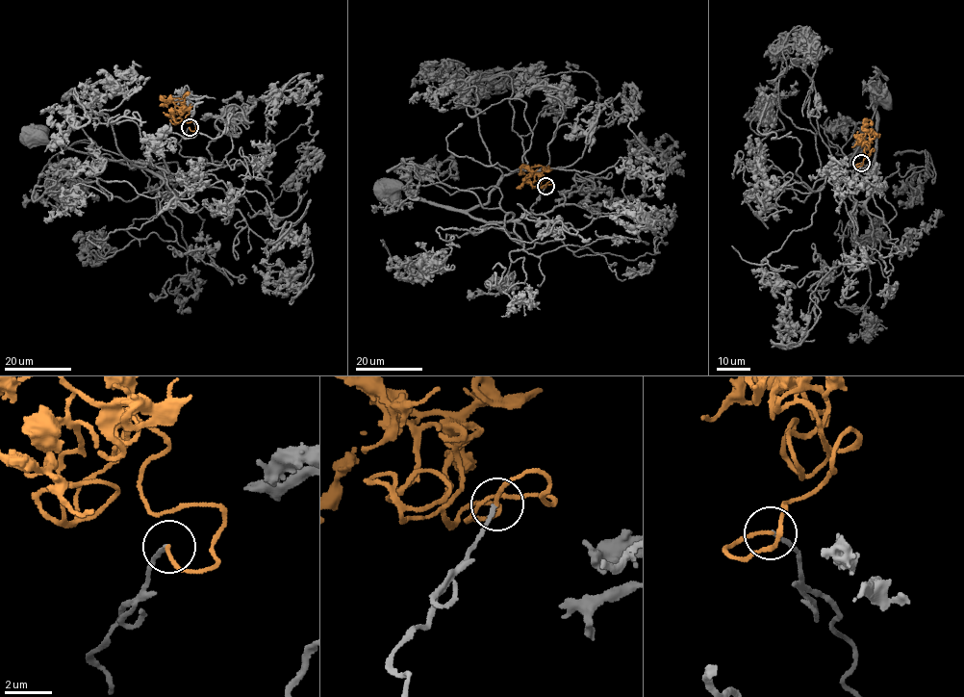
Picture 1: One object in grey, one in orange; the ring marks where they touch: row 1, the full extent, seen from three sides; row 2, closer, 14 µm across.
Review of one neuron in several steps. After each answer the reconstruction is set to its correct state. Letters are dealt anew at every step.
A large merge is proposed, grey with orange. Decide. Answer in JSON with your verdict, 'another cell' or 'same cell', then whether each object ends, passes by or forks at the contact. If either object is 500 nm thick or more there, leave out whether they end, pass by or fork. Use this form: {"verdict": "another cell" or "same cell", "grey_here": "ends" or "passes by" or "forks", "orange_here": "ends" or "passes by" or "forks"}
{"verdict": "same cell", "grey_here": "ends", "orange_here": "ends"}

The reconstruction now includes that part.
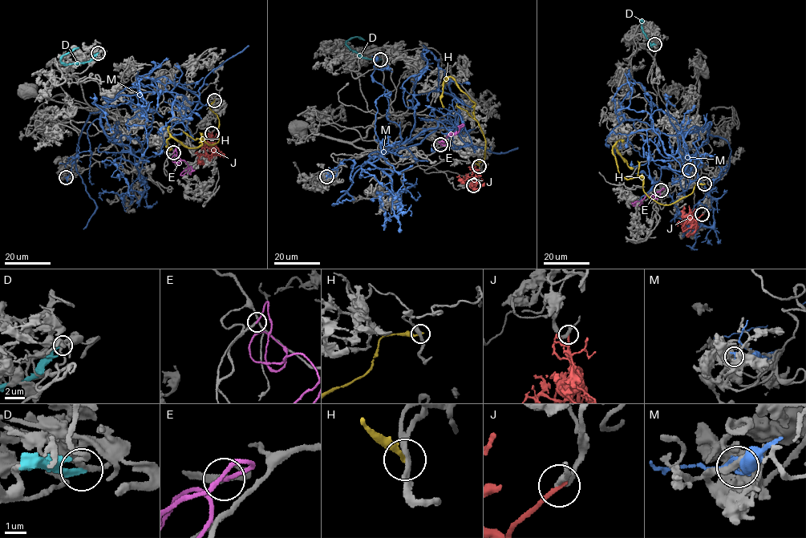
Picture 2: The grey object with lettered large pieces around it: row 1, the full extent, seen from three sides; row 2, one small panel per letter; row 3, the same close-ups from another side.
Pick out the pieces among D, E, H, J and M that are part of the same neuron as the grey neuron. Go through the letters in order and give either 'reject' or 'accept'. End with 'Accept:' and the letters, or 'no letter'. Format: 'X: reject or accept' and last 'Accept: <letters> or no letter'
D: reject
E: accept
H: reject
J: reject
M: reject
Accept: E

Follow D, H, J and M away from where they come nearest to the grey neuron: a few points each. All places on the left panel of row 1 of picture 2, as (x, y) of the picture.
D: (98, 53), (86, 62), (68, 64), (61, 62), (61, 58), (78, 47)
H: (214, 99), (218, 143), (208, 143), (202, 135), (201, 145), (188, 147), (171, 137), (170, 147)
J: (212, 132), (212, 143), (209, 147), (205, 147), (205, 154), (201, 155), (199, 159), (204, 164)
M: (65, 177), (126, 88), (164, 77), (202, 106), (158, 97), (139, 75)

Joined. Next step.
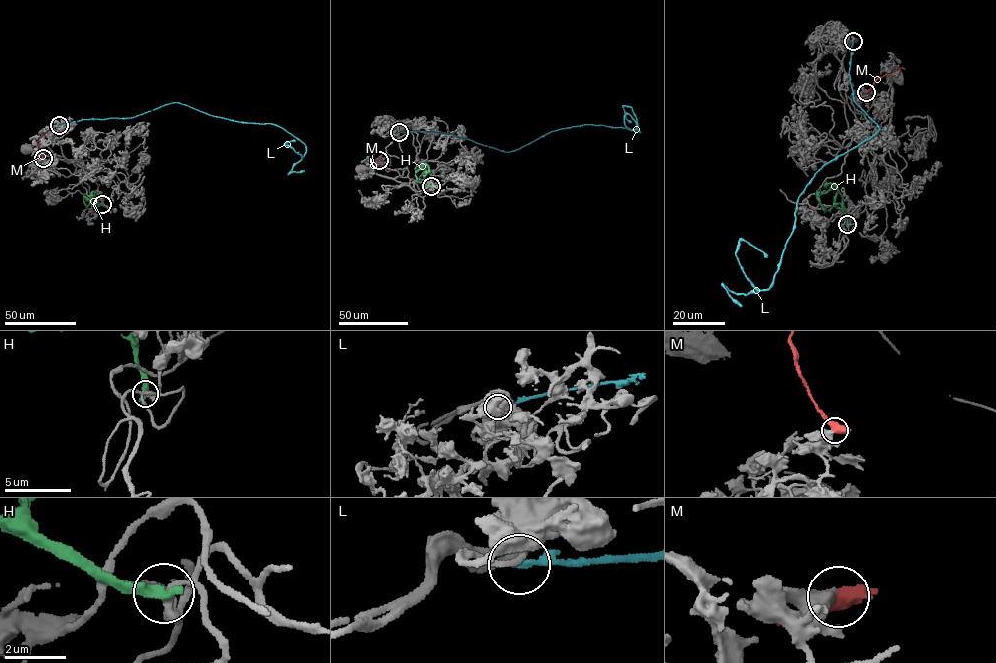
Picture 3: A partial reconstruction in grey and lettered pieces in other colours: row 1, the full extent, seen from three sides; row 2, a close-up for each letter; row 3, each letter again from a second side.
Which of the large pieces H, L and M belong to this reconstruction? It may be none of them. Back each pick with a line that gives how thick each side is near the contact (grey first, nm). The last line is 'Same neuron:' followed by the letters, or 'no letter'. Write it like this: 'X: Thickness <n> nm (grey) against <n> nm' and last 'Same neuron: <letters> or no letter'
Same neuron: no letter

